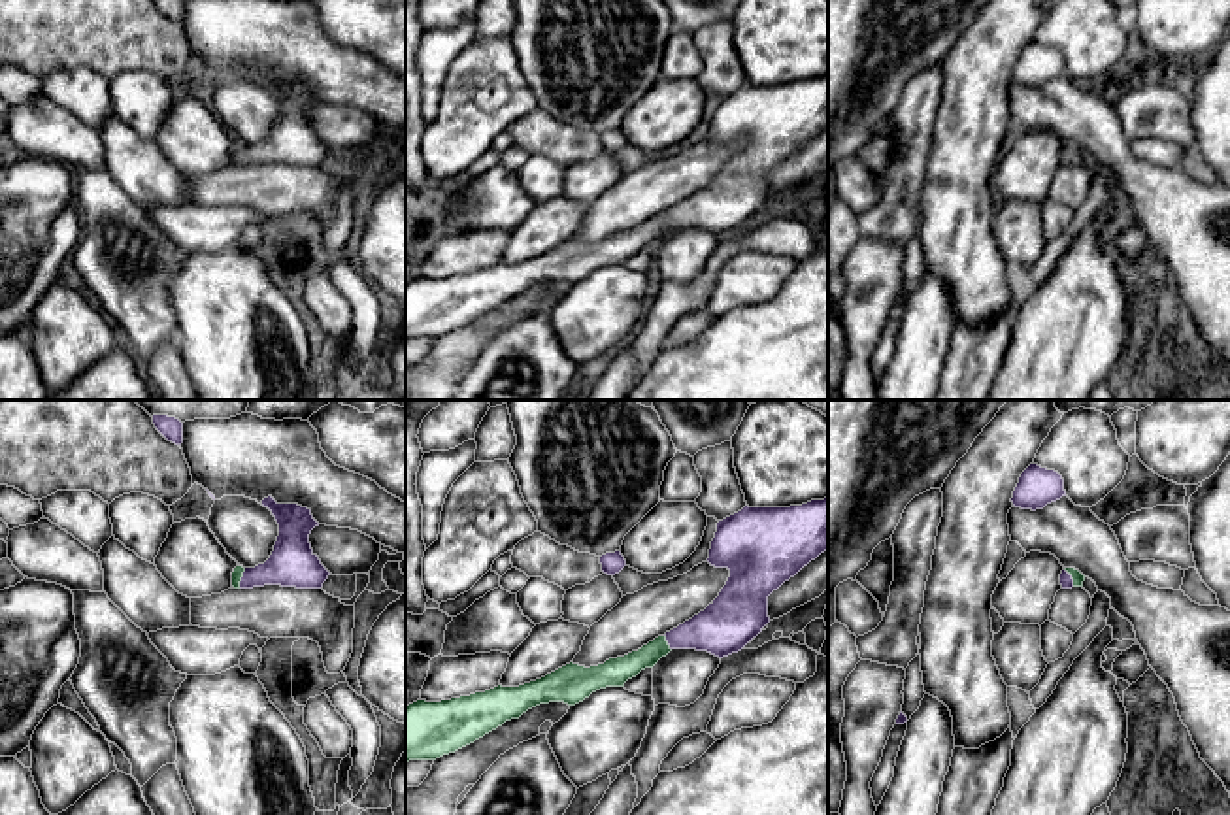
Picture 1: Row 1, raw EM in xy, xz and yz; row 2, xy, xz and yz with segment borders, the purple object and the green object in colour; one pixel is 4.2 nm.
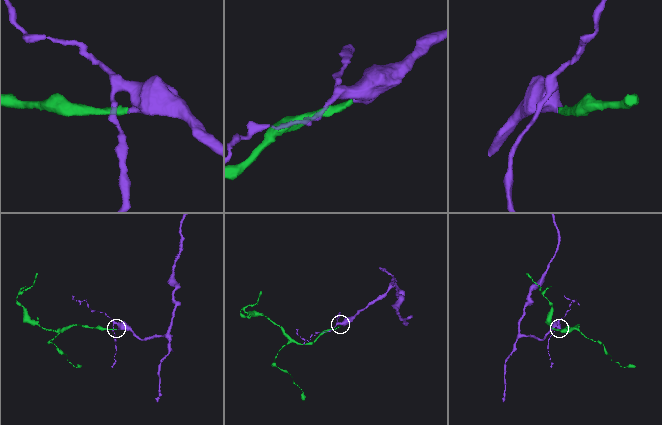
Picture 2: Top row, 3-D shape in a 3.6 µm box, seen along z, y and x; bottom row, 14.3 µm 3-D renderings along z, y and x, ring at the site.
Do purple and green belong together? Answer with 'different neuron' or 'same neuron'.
same neuron

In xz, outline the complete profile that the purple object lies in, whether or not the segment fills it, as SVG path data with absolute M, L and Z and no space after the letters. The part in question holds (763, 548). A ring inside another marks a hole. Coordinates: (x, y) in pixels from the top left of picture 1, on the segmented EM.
M828 498L790 507L745 506L741 511L717 523L707 562L715 568L728 568L730 577L704 611L641 649L609 658L598 666L585 668L570 662L541 679L519 687L498 685L470 696L409 704L406 707L406 762L436 760L455 753L540 704L564 702L575 706L600 689L624 687L628 679L645 668L653 668L672 649L707 651L719 658L741 651L770 623L768 596L826 549Z

